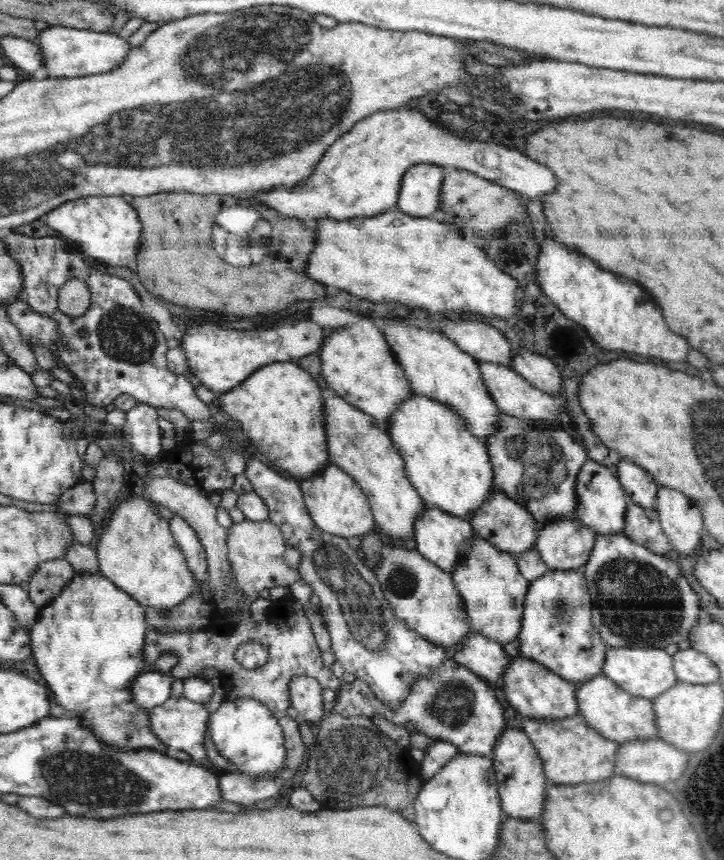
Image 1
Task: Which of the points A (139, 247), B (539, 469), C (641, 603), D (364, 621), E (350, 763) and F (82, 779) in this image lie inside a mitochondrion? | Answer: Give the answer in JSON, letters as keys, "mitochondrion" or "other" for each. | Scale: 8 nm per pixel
{"A":"other","B":"mitochondrion","C":"mitochondrion","D":"mitochondrion","E":"mitochondrion","F":"mitochondrion"}

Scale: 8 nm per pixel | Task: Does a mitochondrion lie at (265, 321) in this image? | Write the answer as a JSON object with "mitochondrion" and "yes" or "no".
{"mitochondrion":"no"}

